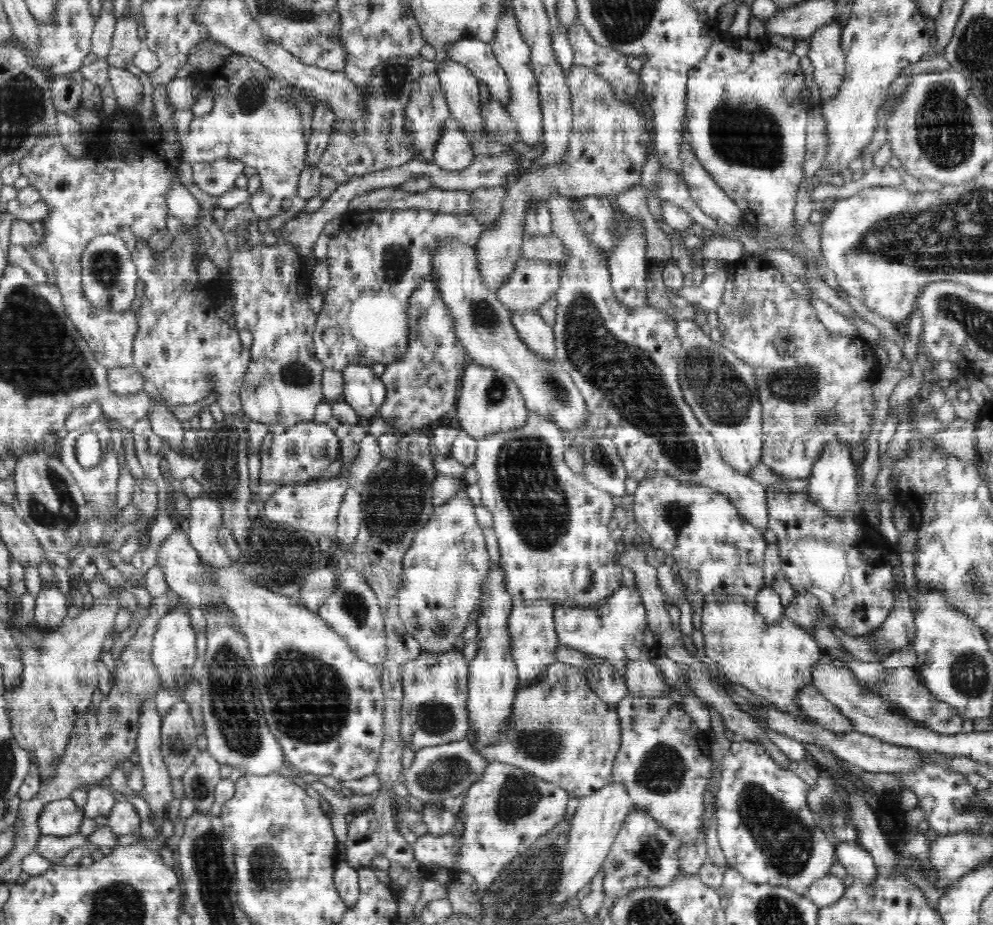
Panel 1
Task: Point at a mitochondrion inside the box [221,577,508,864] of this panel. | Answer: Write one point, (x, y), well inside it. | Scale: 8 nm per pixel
(307, 699)

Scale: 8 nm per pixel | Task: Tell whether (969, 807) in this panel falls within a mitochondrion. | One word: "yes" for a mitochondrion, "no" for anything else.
no

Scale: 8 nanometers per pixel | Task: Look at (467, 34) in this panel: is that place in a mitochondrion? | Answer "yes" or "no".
no

